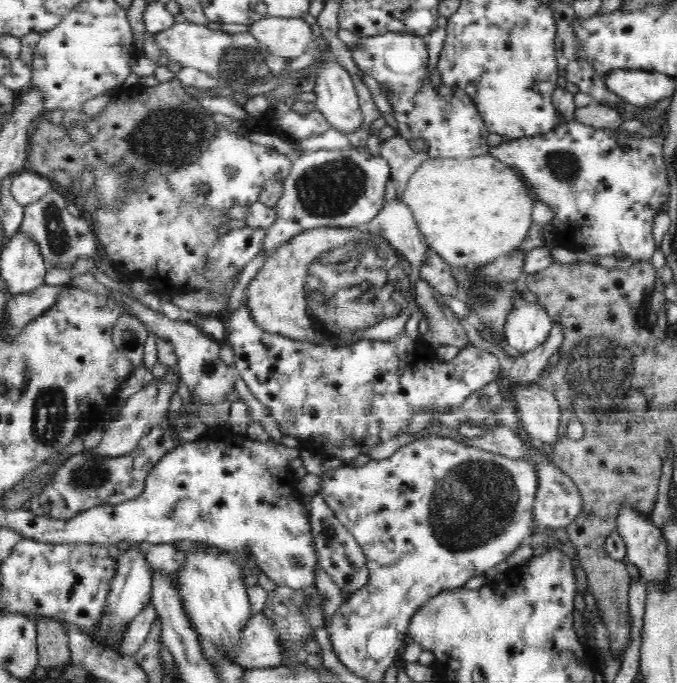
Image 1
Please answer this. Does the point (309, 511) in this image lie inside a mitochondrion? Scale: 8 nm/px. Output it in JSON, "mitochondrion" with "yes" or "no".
{"mitochondrion":"no"}

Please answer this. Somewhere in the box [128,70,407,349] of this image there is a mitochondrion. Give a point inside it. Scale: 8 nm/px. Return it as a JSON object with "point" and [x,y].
{"point":[331,188]}

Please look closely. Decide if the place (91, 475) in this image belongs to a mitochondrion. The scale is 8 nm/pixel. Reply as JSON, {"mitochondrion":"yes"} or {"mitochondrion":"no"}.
{"mitochondrion":"yes"}

